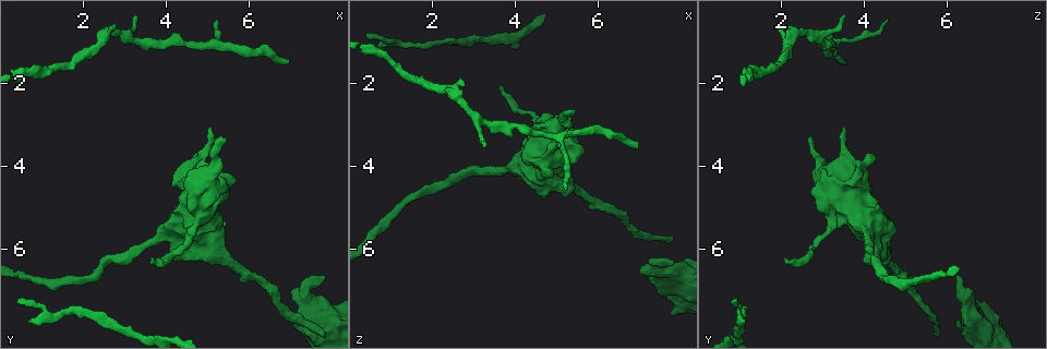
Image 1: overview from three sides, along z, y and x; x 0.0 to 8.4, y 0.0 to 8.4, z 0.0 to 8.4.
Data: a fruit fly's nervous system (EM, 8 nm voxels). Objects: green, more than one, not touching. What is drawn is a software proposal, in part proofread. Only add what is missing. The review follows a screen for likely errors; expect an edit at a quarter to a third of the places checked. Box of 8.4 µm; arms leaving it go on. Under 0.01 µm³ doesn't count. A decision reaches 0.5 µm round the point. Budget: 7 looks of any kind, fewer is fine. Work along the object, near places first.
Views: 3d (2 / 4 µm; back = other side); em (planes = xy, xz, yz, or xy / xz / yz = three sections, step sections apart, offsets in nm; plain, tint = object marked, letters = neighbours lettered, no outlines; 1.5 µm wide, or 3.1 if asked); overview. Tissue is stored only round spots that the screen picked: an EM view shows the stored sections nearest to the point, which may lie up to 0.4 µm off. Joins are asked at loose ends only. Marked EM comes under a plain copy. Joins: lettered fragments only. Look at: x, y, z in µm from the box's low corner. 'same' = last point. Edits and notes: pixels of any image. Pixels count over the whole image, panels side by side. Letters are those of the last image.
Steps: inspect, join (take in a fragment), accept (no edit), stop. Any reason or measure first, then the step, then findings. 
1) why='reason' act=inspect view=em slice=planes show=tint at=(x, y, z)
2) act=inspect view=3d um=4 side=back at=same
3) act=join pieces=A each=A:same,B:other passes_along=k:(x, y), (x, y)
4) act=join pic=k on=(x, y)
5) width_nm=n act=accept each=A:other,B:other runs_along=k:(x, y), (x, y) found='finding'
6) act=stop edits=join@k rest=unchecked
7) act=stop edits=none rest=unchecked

why='an open end' act=inspect view=em slice=planes show=letters at=(7.00, 1.50, 3.65)

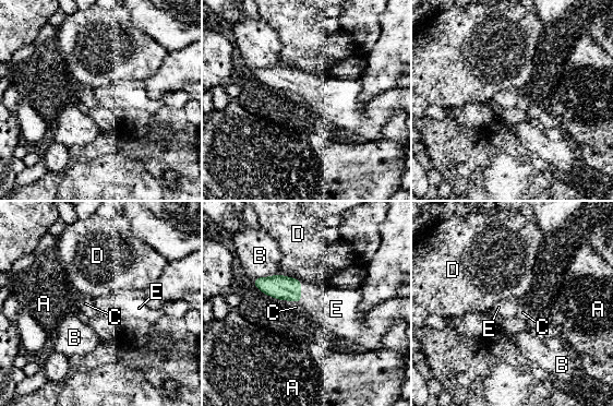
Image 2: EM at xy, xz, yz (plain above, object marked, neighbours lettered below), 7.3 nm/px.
act=join pieces=E each=A:other,B:other,C:other,D:other,E:same found='it goes on there'

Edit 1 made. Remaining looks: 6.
why='free end' act=inspect view=em slice=xz step=4 show=tint at=(5.05, 3.00, 3.50)

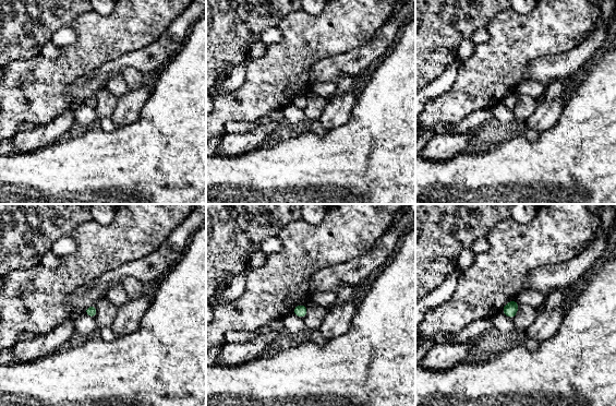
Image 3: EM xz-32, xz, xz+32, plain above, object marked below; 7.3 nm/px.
act=inspect view=em slice=yz step=8 show=letters at=same

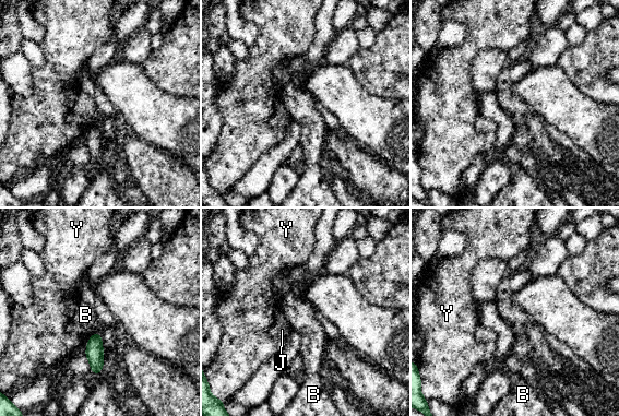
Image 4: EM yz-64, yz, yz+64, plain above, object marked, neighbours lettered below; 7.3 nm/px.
act=accept each=B:other,J:other,Y:other border=4:(97, 331), (102, 337), (104, 359) found='no lettered fragment goes on from it'

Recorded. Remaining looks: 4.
why='branch stops here' act=inspect view=em slice=xy step=8 show=tint at=(0.65, 7.75, 1.10)

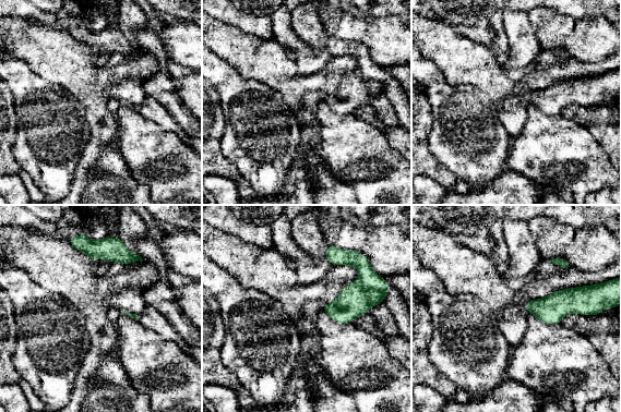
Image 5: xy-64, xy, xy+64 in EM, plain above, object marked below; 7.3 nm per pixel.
act=inspect view=em slice=xy step=8 show=letters at=same

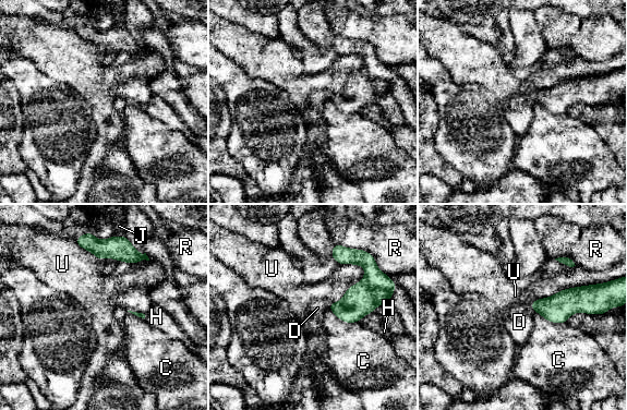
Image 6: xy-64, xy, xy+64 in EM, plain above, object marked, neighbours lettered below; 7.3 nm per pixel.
act=join pieces=D each=C:other,D:same,H:other,J:other,R:other,U:other passes_along=6:(557, 309), (531, 308), (519, 322) found='the neuron continues'

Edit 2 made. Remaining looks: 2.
act=stop edits=join@2,join@6 rest=unchecked

